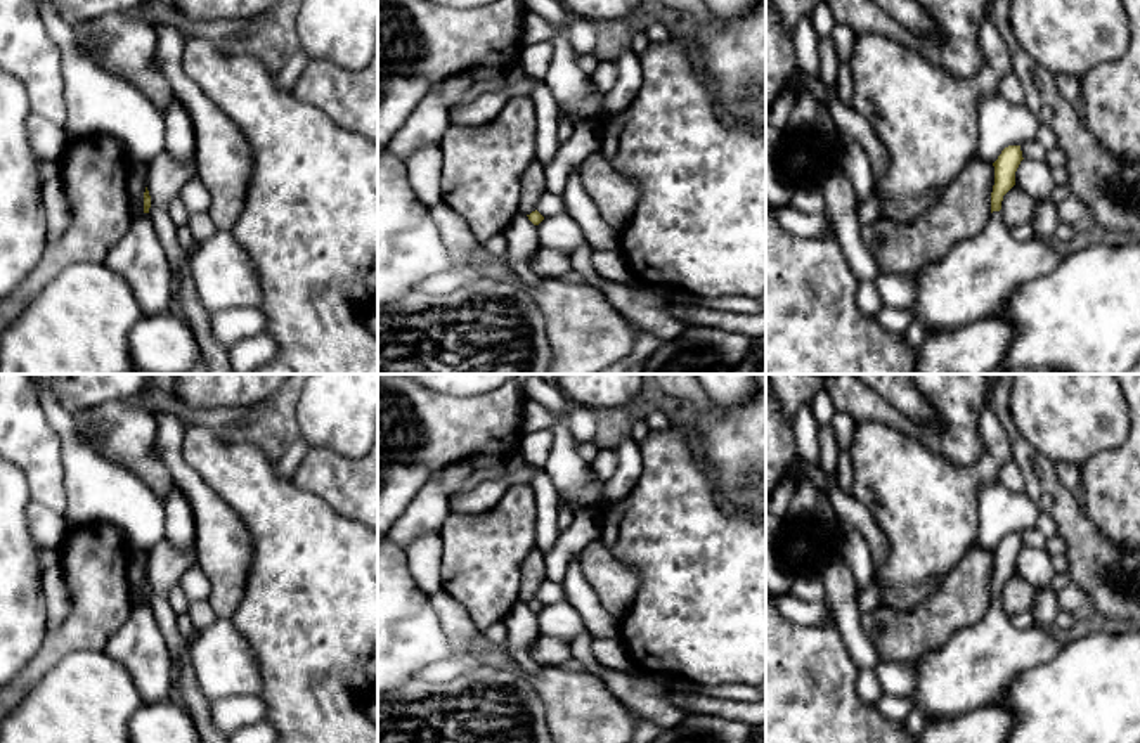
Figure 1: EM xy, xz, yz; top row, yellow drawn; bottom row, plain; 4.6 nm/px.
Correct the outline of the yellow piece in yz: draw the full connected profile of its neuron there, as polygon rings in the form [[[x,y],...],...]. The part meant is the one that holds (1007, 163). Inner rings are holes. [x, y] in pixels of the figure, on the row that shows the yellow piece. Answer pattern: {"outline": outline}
{"outline": [[[1008,145],[1001,151],[994,166],[994,185],[991,192],[991,213],[1001,210],[1003,196],[1015,185],[1015,171],[1022,161],[1020,145]]]}

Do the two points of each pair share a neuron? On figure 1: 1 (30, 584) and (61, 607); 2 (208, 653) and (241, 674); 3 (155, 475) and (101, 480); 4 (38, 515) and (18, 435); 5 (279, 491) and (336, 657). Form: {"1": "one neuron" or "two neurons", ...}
{"1": "two neurons", "2": "one neuron", "3": "two neurons", "4": "two neurons", "5": "one neuron"}

